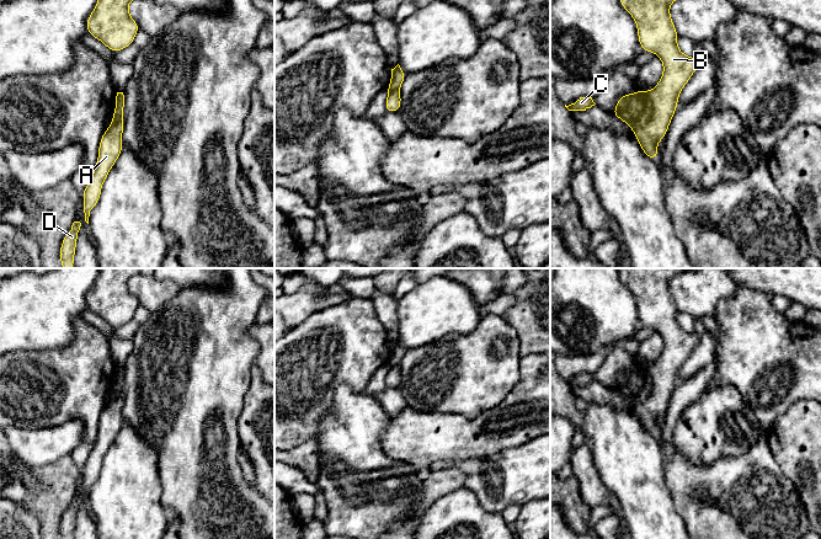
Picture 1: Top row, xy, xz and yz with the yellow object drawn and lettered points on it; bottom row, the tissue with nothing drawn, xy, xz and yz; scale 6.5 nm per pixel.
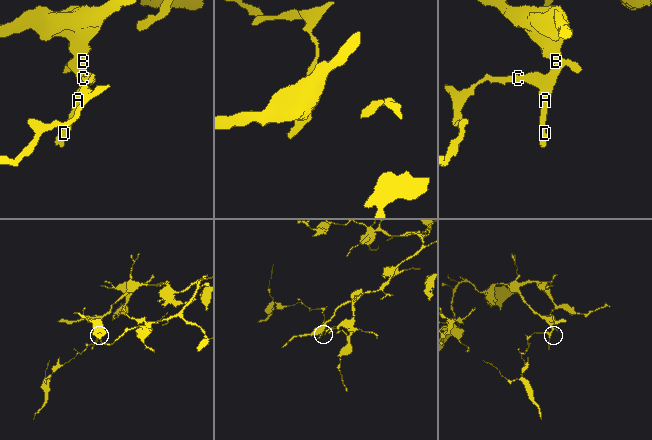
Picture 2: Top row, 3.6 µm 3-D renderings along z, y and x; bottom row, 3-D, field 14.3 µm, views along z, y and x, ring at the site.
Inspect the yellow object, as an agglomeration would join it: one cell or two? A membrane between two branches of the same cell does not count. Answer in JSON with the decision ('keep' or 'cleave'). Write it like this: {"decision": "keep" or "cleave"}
{"decision": "cleave"}

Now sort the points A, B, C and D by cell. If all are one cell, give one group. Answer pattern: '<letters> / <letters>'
A B D / C

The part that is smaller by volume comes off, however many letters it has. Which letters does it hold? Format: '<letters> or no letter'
C

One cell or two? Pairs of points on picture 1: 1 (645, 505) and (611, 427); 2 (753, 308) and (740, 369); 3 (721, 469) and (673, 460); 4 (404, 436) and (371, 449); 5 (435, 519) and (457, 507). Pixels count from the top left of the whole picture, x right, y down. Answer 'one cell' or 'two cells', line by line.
1: one cell
2: one cell
3: one cell
4: two cells
5: one cell

